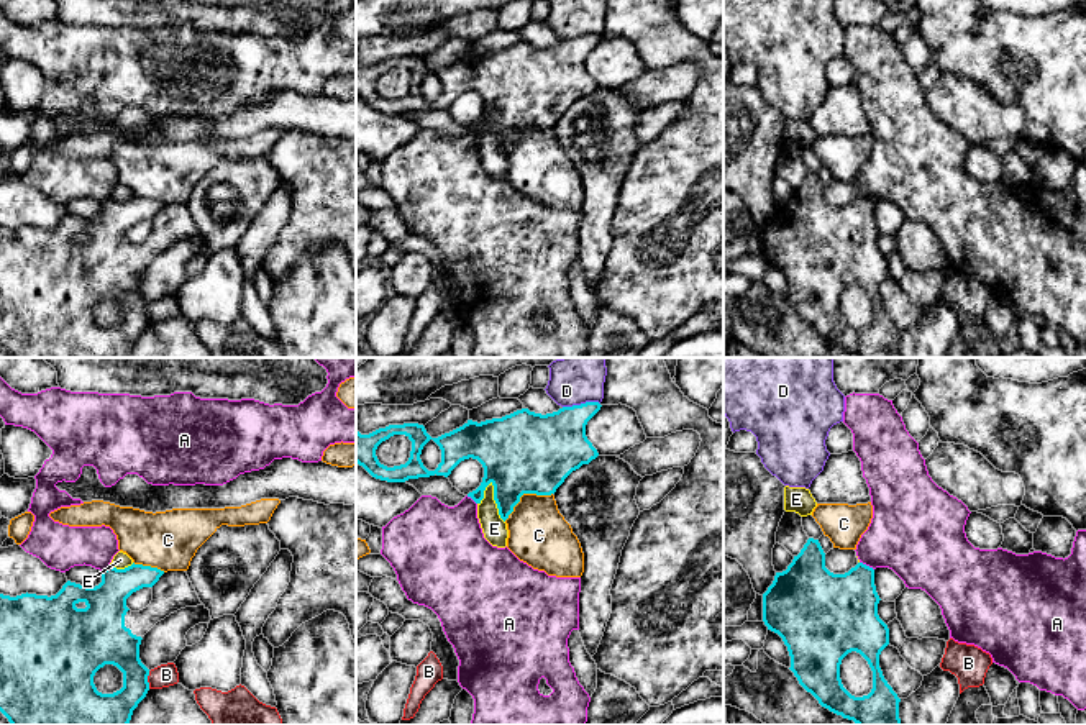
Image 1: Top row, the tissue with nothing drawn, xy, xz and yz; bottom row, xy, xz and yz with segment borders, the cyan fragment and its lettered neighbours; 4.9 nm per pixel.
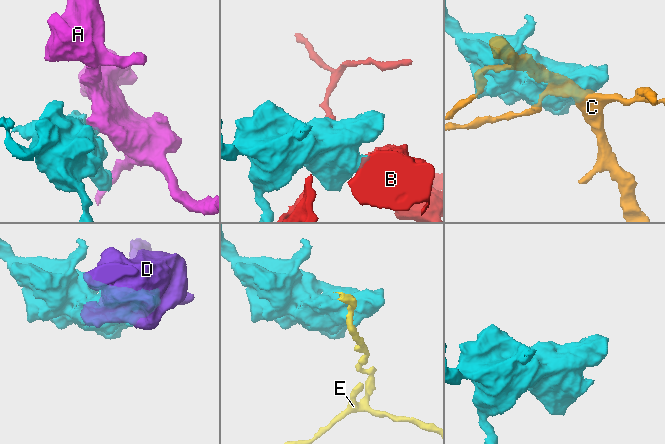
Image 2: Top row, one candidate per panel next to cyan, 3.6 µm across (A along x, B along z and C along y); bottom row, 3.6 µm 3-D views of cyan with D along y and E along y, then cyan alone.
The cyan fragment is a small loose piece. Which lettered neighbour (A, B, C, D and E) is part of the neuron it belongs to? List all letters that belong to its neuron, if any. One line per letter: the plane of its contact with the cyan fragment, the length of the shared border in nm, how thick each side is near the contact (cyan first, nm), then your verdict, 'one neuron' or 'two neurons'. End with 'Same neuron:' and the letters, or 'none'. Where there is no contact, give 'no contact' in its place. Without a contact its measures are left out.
A: yz | 80 nm | 360/360 nm | two neurons
B: xy | 90 nm | 200/110 nm | two neurons
C: xz | 280 nm | 400/300 nm | two neurons
D: xz | 190 nm | 320/190 nm | two neurons
E: xz | 220 nm | 360/120 nm | two neurons
Same neuron: none

